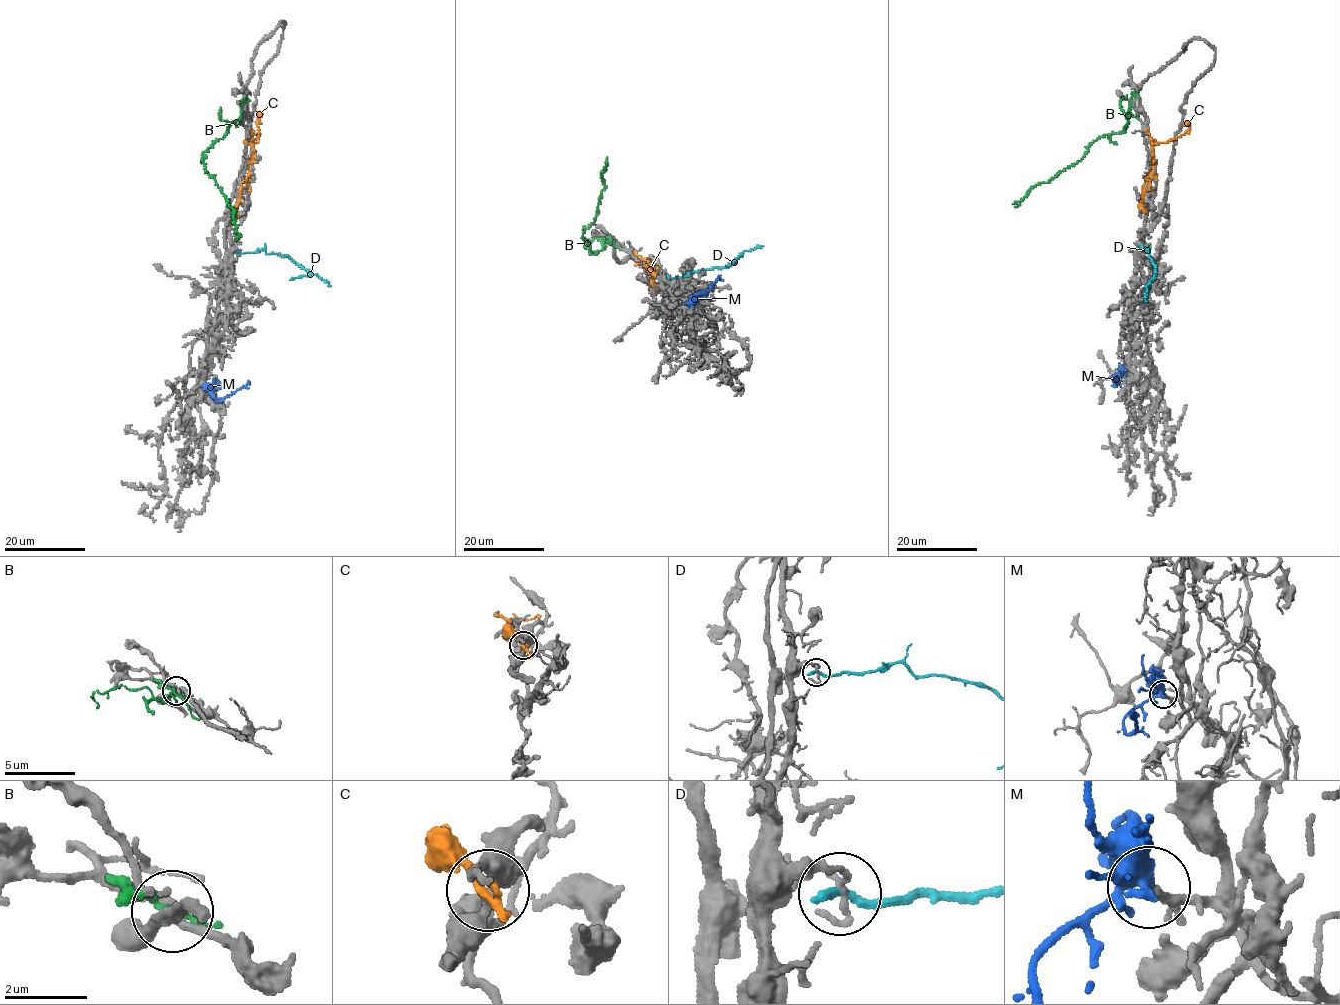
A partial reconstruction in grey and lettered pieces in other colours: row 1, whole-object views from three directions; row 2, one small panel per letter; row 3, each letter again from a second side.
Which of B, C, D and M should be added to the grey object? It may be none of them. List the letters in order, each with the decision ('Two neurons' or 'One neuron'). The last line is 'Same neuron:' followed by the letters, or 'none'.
B: Two neurons
C: Two neurons
D: Two neurons
M: One neuron
Same neuron: M

